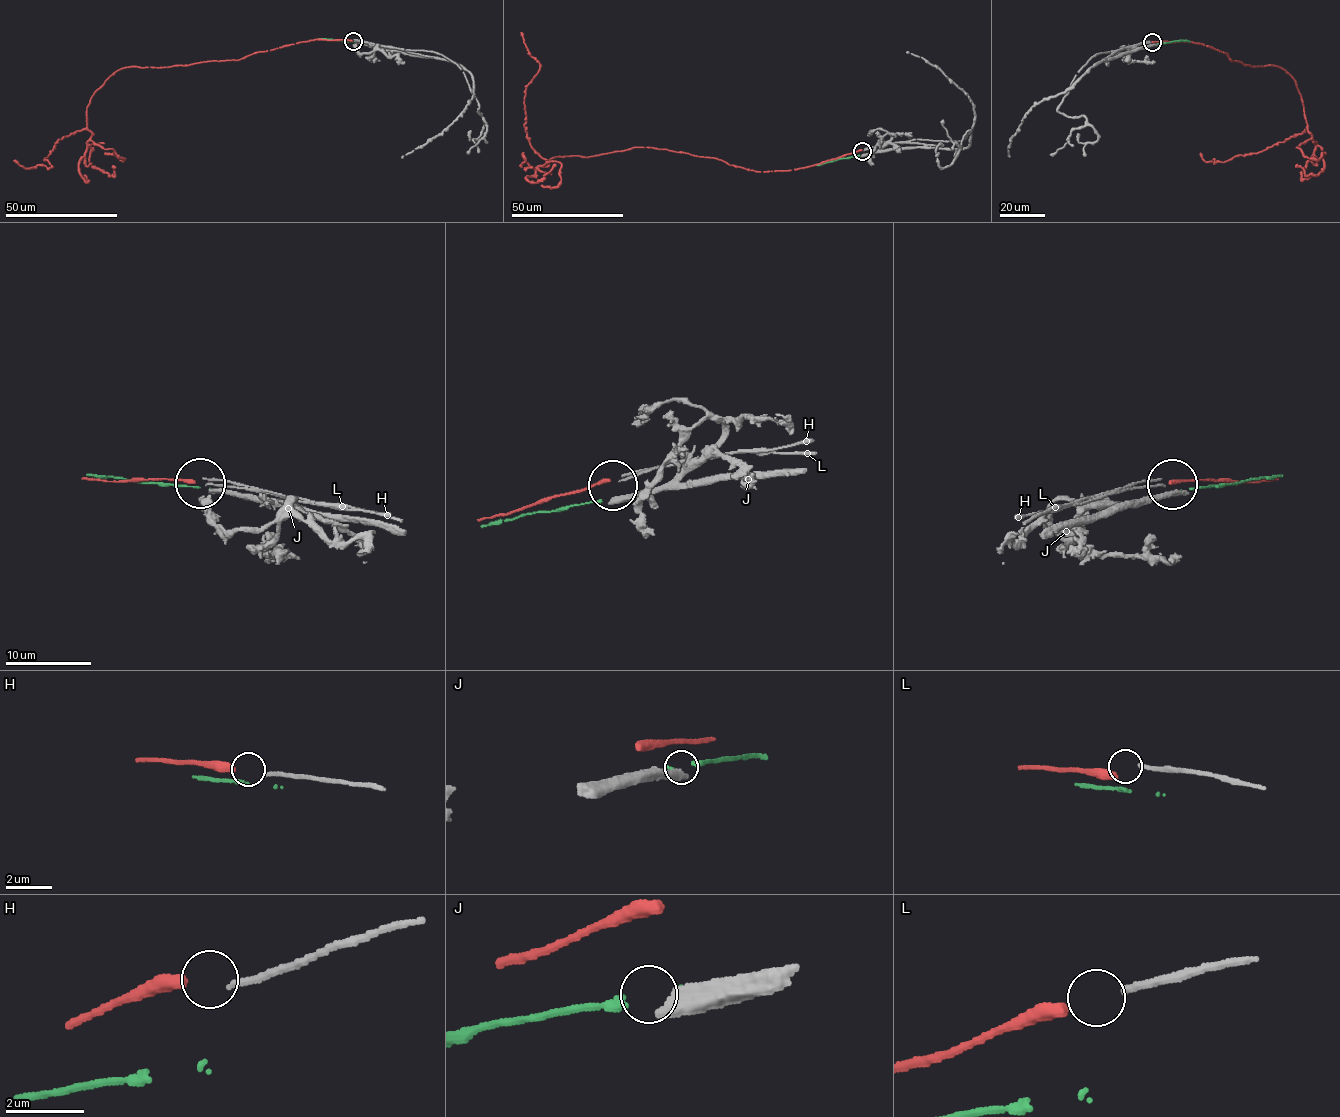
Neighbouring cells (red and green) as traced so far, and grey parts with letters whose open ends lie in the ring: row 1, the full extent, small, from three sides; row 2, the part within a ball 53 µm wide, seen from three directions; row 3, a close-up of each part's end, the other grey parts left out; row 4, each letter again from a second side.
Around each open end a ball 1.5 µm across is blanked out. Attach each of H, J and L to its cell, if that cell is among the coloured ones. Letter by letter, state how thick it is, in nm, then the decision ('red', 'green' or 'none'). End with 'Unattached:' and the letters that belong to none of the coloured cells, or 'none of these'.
H: 140 nm | none
J: 400 nm | none
L: 160 nm | none
Unattached: H, J, L

